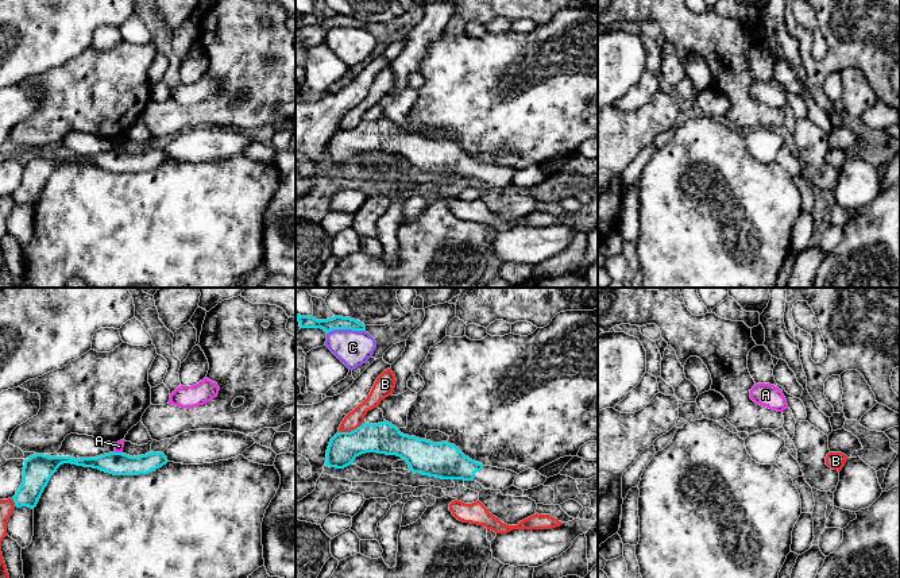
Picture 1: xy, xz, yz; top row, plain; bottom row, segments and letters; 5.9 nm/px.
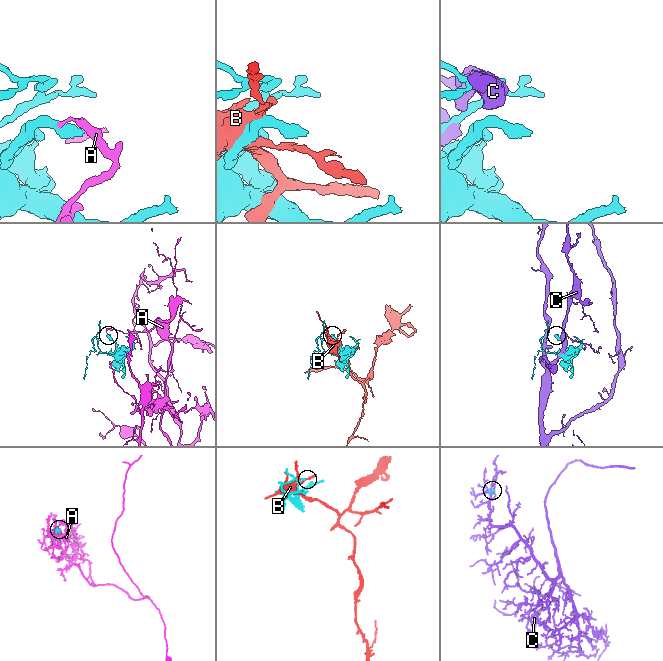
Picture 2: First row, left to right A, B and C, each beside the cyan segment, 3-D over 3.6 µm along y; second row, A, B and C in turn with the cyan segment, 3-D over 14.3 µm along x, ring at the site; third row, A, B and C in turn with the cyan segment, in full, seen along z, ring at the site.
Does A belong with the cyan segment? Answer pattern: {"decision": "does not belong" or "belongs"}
{"decision": "does not belong"}

